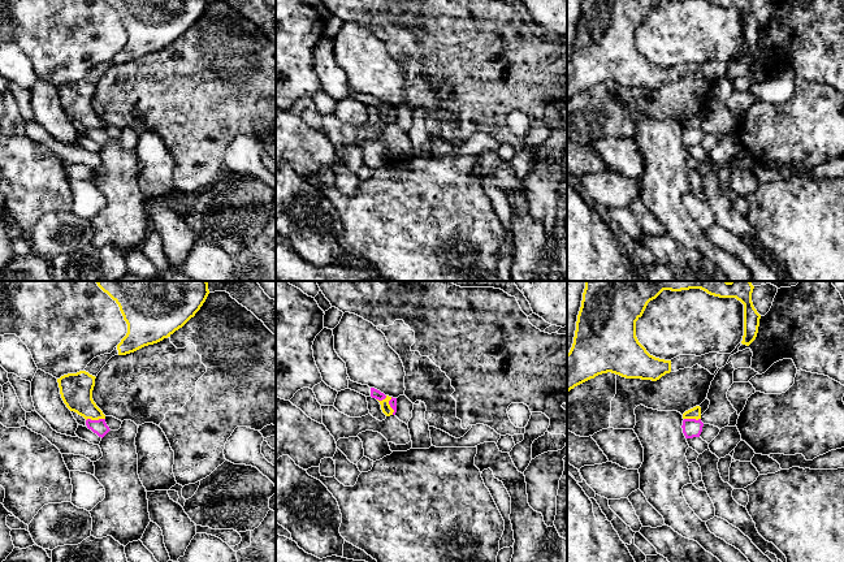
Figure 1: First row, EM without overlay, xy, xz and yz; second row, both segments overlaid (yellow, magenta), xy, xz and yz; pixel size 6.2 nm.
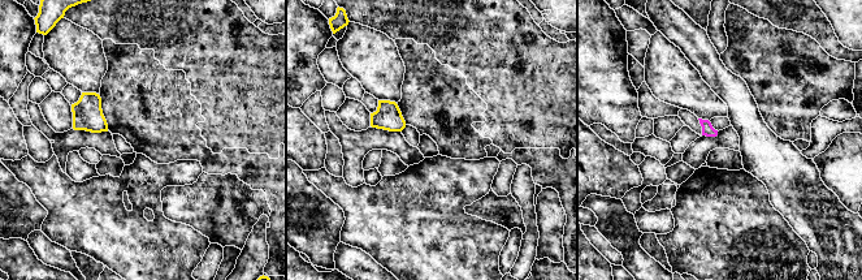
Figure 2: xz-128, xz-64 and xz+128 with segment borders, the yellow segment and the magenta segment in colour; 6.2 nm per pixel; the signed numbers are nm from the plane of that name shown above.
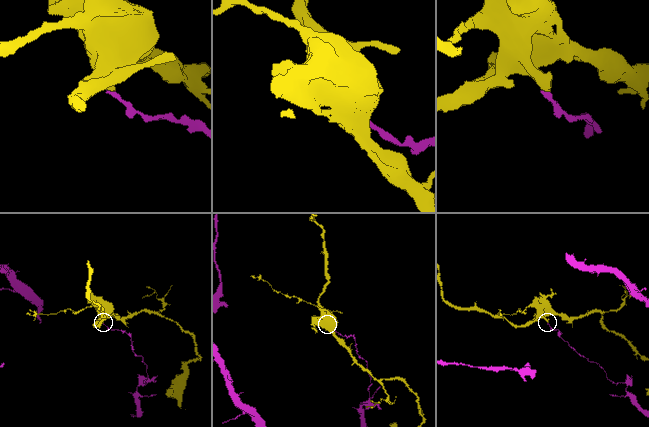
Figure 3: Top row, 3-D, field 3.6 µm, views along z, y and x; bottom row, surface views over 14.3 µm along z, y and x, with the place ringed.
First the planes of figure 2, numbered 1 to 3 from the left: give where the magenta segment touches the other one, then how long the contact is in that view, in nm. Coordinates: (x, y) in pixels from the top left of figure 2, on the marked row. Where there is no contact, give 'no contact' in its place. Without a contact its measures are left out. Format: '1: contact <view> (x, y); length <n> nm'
1: no contact
2: no contact
3: no contact

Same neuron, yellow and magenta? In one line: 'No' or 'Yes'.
No

